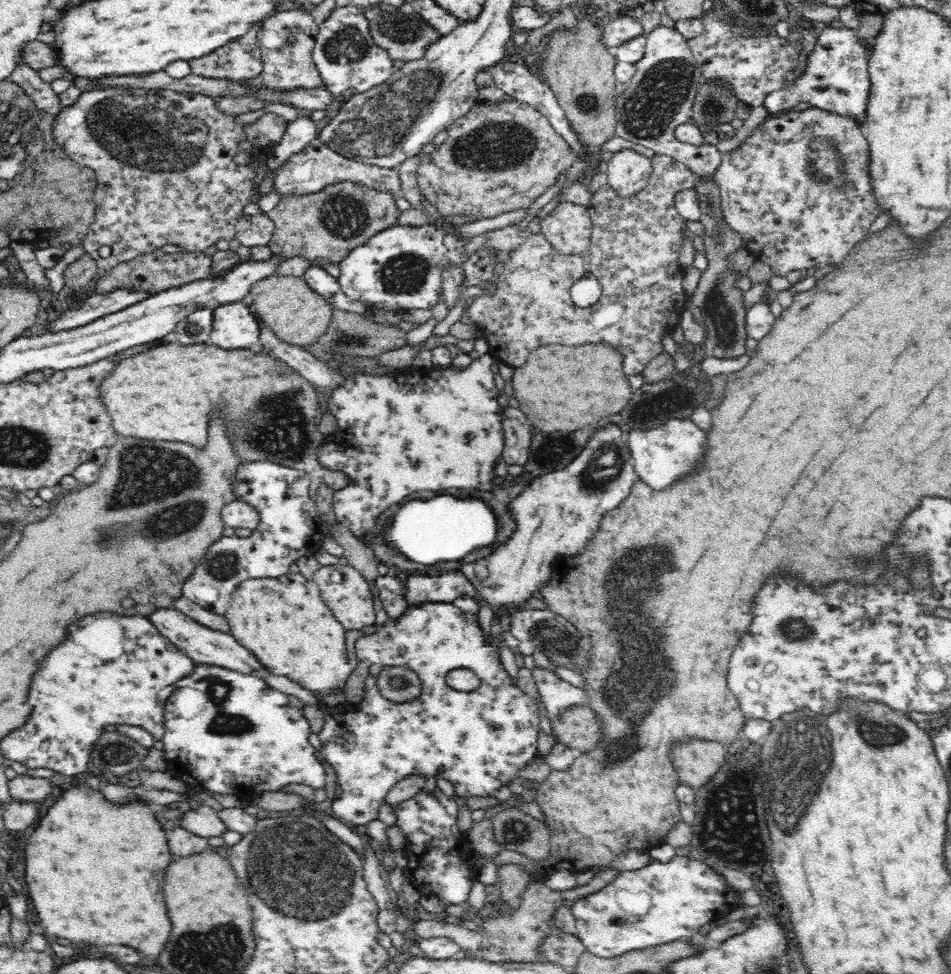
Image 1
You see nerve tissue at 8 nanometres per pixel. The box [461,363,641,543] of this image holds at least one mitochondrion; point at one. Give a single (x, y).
(603, 469)

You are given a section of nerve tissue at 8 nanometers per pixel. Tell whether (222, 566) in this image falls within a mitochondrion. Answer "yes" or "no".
yes

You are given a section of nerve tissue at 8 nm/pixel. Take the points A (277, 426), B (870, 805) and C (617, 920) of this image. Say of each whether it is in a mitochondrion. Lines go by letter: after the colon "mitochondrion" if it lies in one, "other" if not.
A: mitochondrion
B: other
C: mitochondrion

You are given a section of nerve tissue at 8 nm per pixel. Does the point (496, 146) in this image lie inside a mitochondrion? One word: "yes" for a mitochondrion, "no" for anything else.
yes

